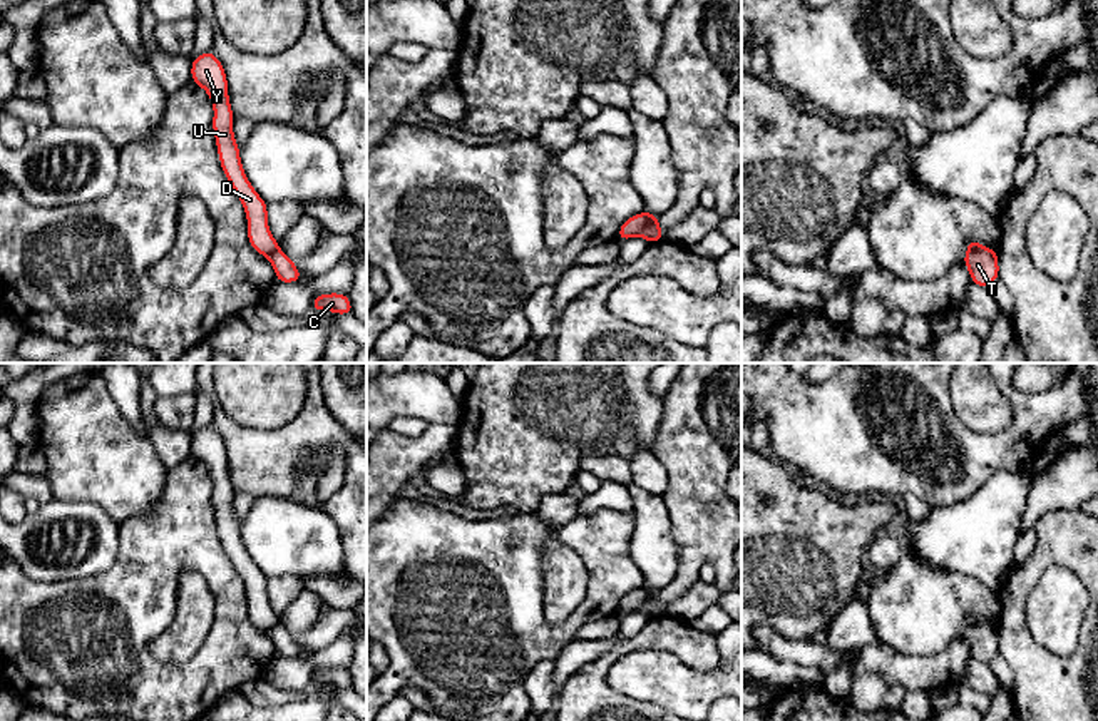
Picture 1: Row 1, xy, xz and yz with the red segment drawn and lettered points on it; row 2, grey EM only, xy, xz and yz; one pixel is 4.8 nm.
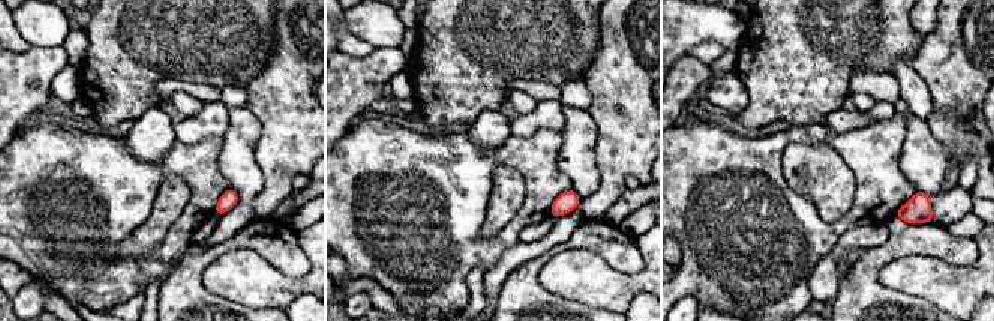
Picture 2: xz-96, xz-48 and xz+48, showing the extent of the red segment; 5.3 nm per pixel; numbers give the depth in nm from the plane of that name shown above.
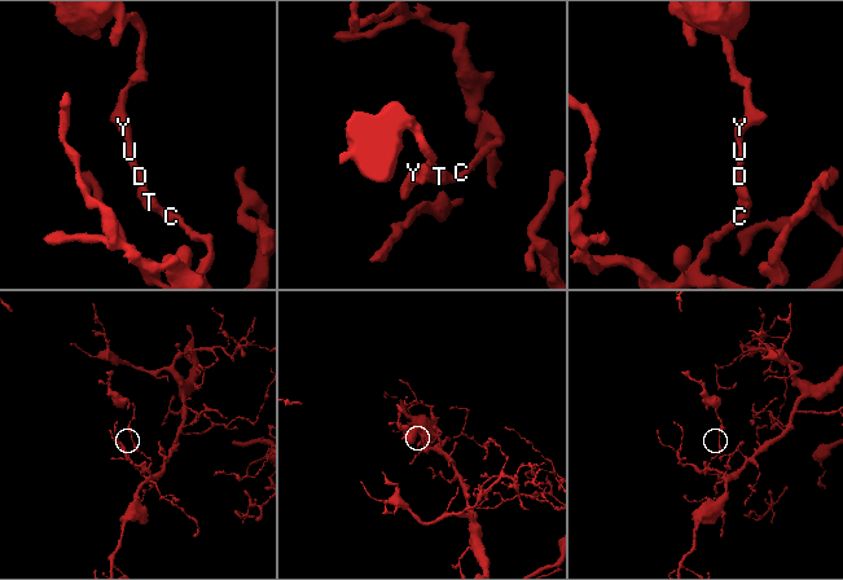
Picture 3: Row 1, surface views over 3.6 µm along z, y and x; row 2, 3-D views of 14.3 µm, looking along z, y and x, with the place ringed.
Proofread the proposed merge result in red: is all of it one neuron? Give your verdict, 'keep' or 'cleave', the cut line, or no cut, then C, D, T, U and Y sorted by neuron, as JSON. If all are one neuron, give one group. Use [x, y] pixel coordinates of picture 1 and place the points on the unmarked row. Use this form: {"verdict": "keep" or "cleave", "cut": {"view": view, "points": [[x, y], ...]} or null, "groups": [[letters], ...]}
{"verdict": "cleave", "cut": {"view": "xz", "points": [[650, 588], [645, 601], [636, 609]]}, "groups": [["C", "T"], ["D", "U", "Y"]]}

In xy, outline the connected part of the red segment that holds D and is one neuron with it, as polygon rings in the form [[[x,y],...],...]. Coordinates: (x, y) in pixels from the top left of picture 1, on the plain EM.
[[[208,425],[191,437],[191,455],[204,463],[211,473],[213,507],[219,539],[234,569],[241,575],[248,596],[248,617],[261,631],[278,624],[278,616],[268,602],[268,579],[254,565],[241,540],[239,522],[234,515],[234,488],[229,478],[228,452],[221,435]]]

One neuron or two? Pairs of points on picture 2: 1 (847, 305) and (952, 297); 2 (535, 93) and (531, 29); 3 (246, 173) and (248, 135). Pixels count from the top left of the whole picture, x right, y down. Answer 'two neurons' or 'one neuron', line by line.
1: two neurons
2: two neurons
3: one neuron

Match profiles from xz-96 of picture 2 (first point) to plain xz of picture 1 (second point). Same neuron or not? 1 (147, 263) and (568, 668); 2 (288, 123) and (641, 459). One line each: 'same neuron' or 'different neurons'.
1: different neurons
2: different neurons

